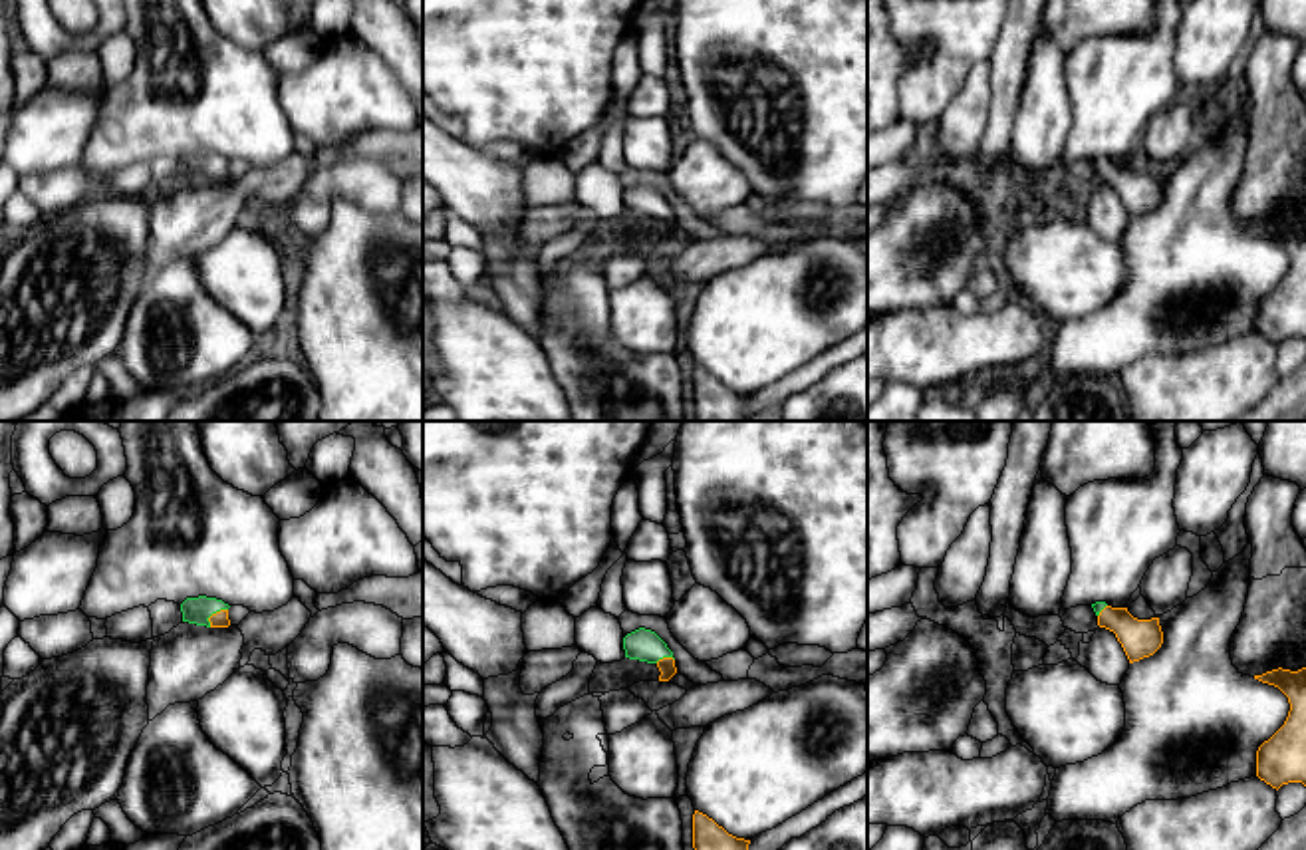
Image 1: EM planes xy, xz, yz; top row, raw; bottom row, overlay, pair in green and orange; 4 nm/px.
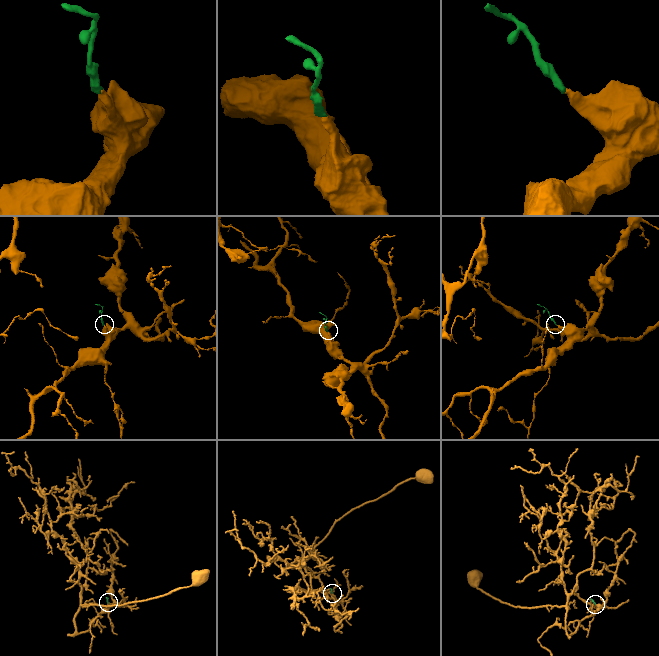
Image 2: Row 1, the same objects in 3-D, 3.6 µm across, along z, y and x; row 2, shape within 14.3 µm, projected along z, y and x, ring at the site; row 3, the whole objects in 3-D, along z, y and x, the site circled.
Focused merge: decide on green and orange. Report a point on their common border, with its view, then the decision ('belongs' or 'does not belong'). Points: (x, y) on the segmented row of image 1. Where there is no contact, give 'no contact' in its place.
xy (213, 612) | belongs

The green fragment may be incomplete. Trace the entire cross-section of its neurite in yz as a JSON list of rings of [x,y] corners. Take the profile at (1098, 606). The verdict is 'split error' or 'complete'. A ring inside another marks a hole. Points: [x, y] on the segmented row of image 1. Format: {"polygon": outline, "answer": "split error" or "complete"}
{"polygon": [[[1106,602],[1092,604],[1098,626],[1115,634],[1129,663],[1153,655],[1163,643],[1159,618],[1137,620],[1127,608],[1111,608]]], "answer": "split error"}

